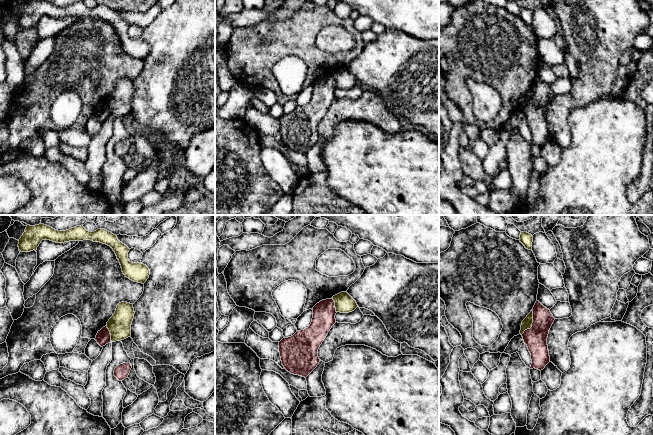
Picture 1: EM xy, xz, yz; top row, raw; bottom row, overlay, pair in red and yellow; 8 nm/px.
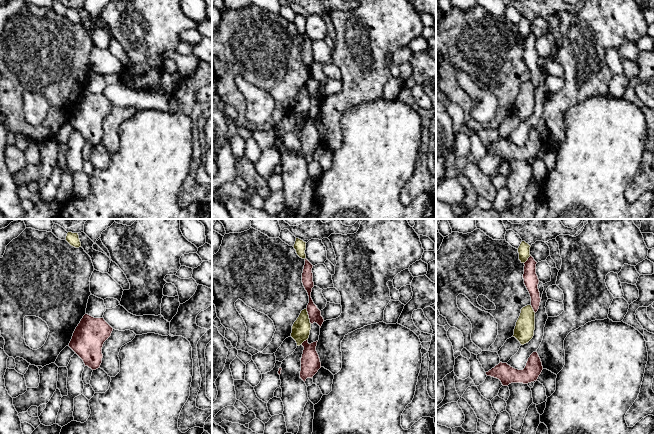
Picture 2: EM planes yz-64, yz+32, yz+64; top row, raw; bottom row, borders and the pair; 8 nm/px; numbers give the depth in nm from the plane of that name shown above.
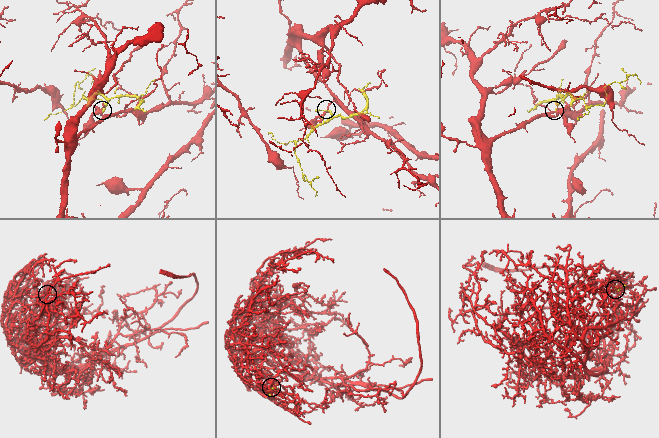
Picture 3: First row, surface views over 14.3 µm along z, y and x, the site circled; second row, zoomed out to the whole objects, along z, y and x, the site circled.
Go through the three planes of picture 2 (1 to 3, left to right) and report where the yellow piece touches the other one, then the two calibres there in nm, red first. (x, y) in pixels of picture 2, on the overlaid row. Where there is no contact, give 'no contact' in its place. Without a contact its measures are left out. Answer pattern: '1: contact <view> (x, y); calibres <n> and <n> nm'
1: no contact
2: contact yz+32 (309, 316); calibres 100 and 150 nm
3: contact yz+64 (528, 259); calibres 120 and 100 nm

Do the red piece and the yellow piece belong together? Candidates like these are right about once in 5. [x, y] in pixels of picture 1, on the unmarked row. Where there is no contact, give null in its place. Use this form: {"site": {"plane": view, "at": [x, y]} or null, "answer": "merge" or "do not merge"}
{"site": {"plane": "yz", "at": [532, 99]}, "answer": "do not merge"}

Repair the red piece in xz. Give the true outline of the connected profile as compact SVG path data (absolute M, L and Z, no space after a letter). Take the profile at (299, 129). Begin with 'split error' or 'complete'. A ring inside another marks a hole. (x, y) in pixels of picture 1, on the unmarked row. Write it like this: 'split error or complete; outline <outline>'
complete; outline M322 76L313 83L313 94L308 104L279 118L284 144L294 151L307 153L319 140L318 125L336 99L335 78Z

